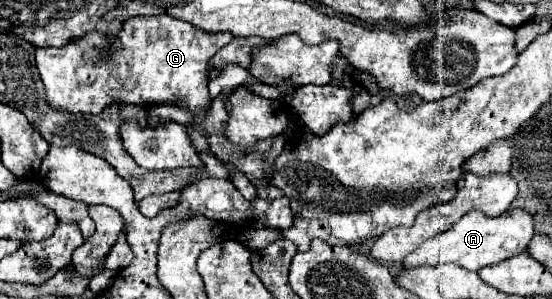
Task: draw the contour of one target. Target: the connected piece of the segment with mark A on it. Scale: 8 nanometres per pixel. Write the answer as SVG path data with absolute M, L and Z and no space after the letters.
M509 209L499 217L485 217L481 211L469 211L465 217L461 217L461 221L457 221L445 233L423 241L413 253L405 257L401 267L411 269L411 267L425 267L425 265L453 263L453 265L461 265L467 271L479 271L485 265L493 265L497 261L515 257L521 251L525 251L533 235L535 231L533 231L531 213L523 209Z

